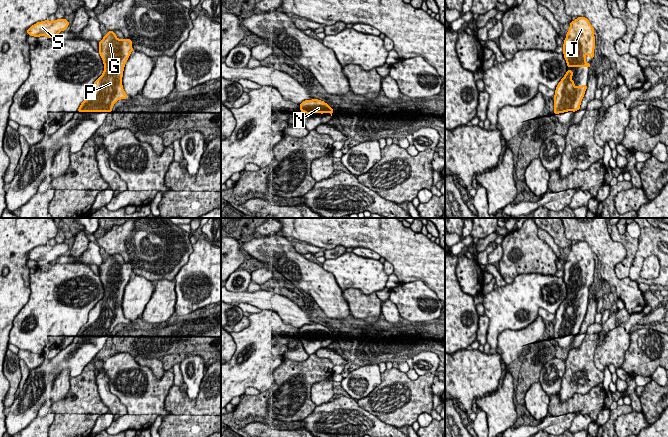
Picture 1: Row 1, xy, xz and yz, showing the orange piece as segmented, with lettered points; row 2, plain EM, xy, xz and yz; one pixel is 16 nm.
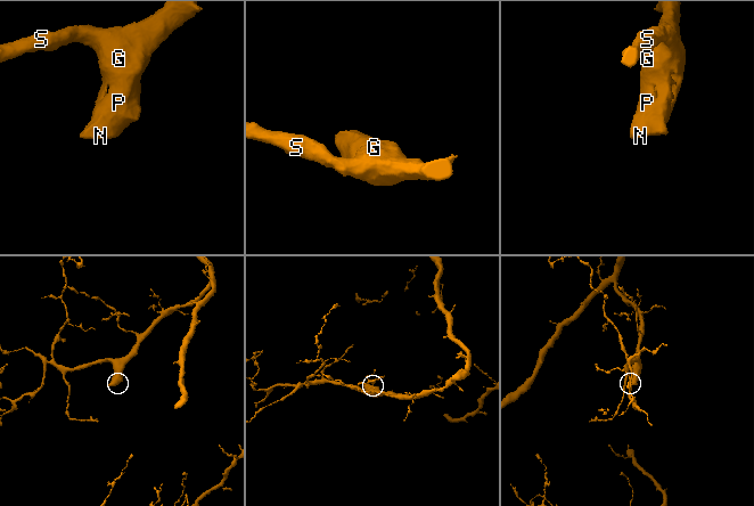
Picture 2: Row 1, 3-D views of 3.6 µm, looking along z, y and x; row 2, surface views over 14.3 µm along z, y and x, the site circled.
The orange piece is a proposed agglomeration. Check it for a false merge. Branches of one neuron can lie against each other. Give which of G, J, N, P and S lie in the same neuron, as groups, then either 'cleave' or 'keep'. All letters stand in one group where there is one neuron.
G J N P S; keep

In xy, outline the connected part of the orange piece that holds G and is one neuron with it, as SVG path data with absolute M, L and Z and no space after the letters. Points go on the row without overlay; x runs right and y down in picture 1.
M109 255L99 266L99 277L104 287L103 298L90 310L88 320L81 327L78 336L111 336L120 323L127 323L122 310L126 285L132 272L130 263L120 264Z

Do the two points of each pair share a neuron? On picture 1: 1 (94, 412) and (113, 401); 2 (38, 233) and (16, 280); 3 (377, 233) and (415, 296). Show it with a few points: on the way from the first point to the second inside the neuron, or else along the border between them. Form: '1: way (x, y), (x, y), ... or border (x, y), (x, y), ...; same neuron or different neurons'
1: border (96, 383), (99, 397), (108, 411); different neurons
2: way (26, 245), (17, 254), (17, 268); same neuron
3: border (400, 282), (421, 280), (430, 288); different neurons

